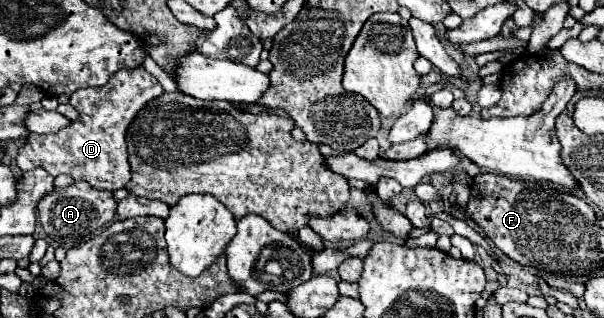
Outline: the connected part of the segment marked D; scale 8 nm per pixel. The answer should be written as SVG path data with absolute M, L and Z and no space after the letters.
M143 67L117 71L105 87L75 91L69 103L77 109L79 117L57 133L29 135L27 143L19 149L17 167L21 171L43 167L53 177L65 173L71 175L75 181L87 181L89 185L105 191L117 191L125 187L131 177L125 131L133 121L133 115L137 115L137 111L149 99L155 99L161 93L163 87L159 85L159 81Z

